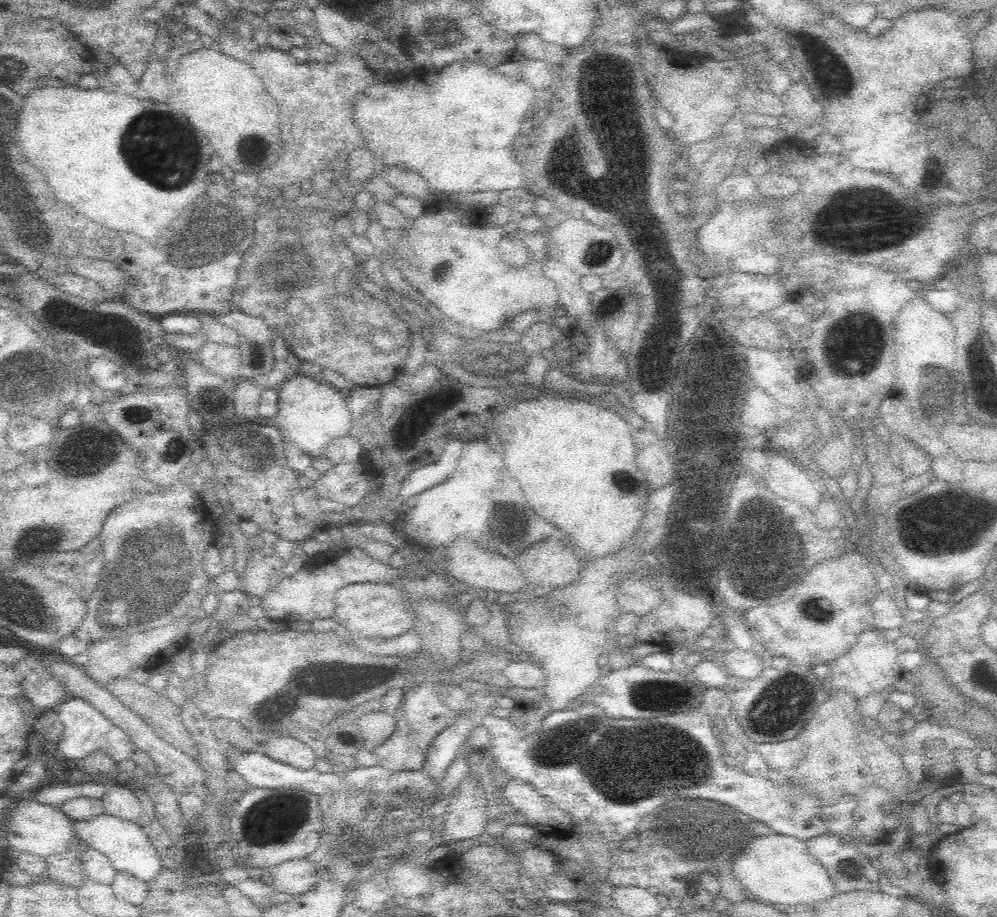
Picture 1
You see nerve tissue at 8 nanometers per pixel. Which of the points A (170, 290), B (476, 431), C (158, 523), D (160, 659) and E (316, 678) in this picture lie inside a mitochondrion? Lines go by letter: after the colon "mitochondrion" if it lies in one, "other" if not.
A: other
B: other
C: other
D: other
E: mitochondrion

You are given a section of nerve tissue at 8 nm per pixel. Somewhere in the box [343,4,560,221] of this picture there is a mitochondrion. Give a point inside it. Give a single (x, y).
(442, 33)

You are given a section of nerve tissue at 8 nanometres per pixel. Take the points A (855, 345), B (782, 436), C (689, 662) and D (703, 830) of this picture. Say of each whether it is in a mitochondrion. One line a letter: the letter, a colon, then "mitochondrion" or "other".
A: mitochondrion
B: other
C: other
D: mitochondrion

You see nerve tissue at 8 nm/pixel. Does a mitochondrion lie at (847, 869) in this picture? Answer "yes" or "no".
yes

